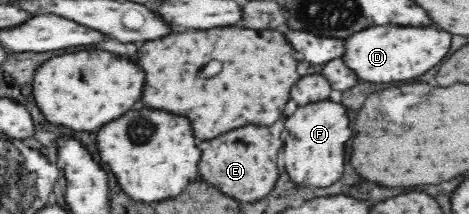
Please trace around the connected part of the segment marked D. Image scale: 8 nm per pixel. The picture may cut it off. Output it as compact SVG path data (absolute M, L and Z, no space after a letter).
M376 25L344 39L344 65L364 81L390 83L418 77L438 65L450 47L450 33L438 29Z

